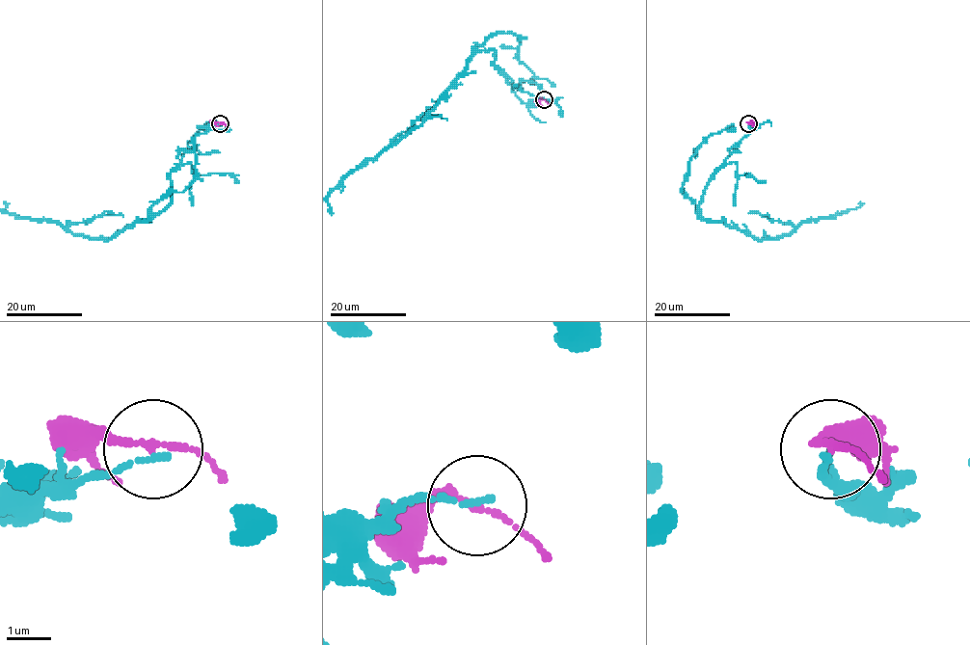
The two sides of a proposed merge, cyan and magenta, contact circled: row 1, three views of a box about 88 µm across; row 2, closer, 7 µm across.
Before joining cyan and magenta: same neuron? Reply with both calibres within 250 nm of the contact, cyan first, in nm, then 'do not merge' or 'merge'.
calibres 140 and 140 nm; do not merge

